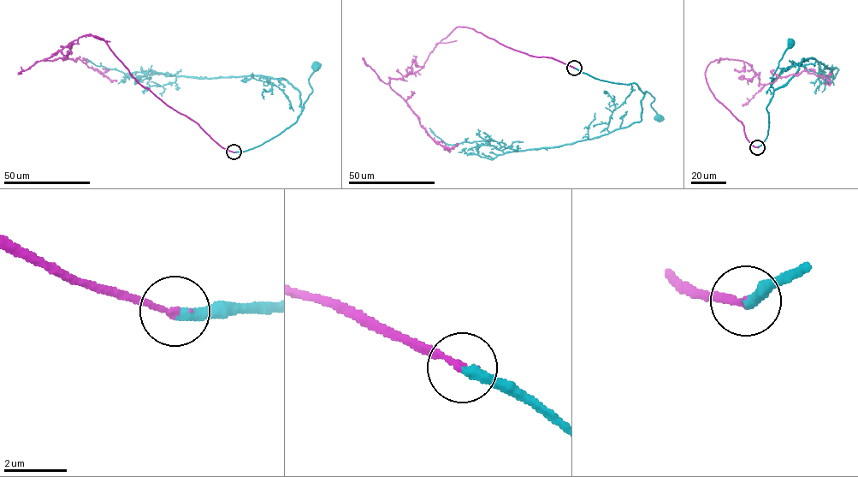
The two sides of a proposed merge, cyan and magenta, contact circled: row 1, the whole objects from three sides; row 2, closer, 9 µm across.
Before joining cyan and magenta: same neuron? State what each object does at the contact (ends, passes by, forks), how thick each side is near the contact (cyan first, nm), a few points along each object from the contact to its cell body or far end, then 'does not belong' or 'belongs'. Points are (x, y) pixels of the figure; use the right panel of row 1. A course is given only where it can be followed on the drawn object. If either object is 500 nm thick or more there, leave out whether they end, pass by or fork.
cyan ends | magenta ends | 360/200 nm | cyan via (758, 147), (767, 134), (766, 109), (774, 90), (771, 84), (772, 75), (783, 54), (793, 44), (791, 42) | magenta via (758, 147), (711, 92), (707, 65), (742, 60), (760, 84), (806, 70), (823, 75), (830, 81), (825, 84) | belongs

